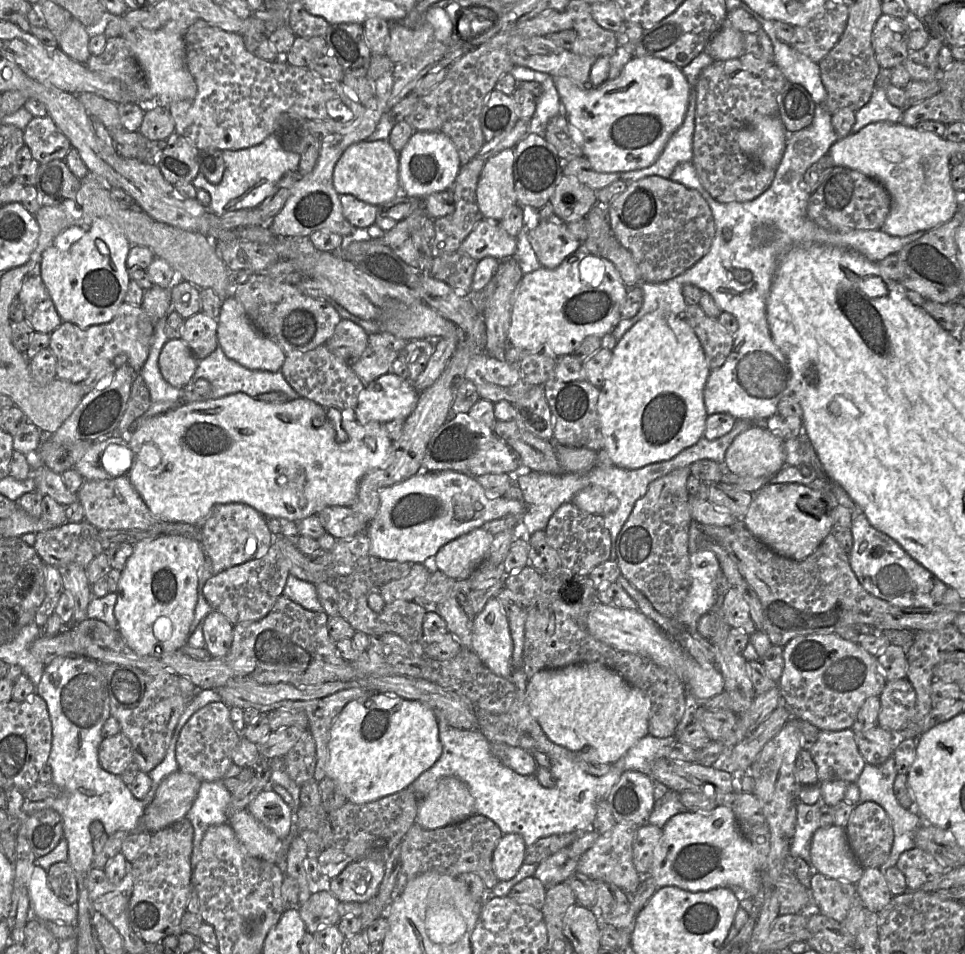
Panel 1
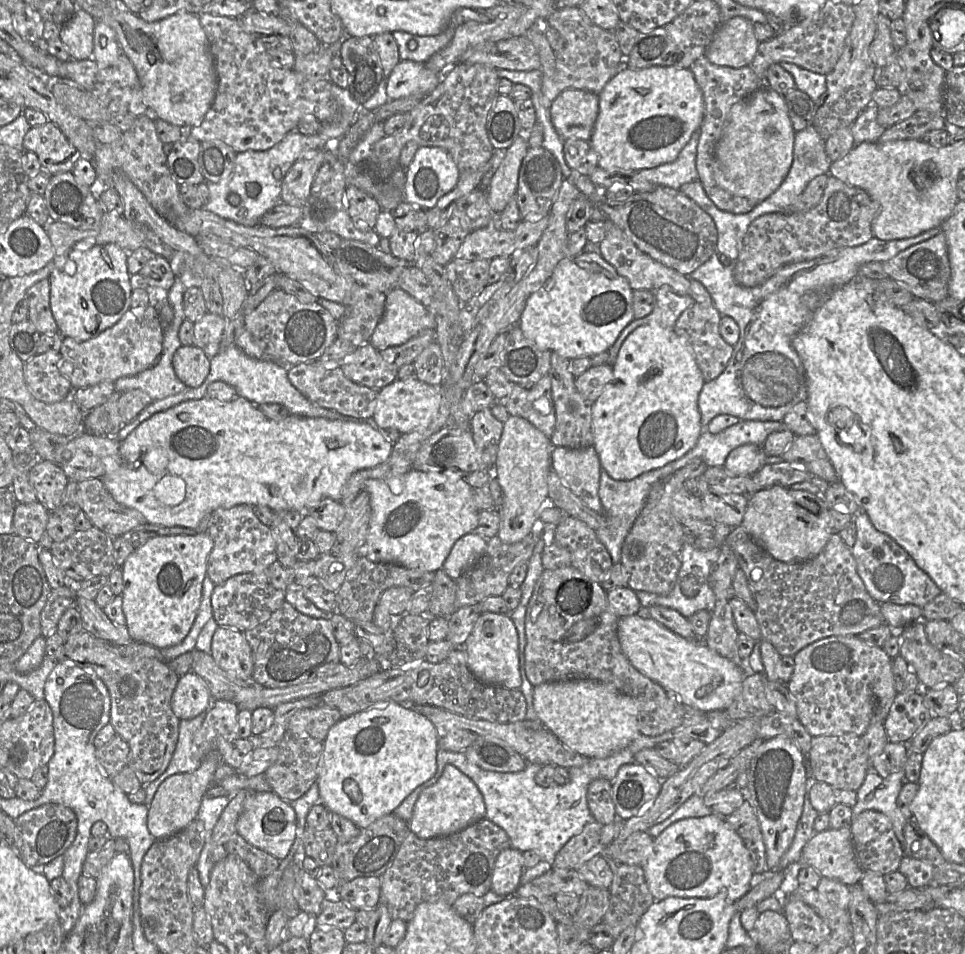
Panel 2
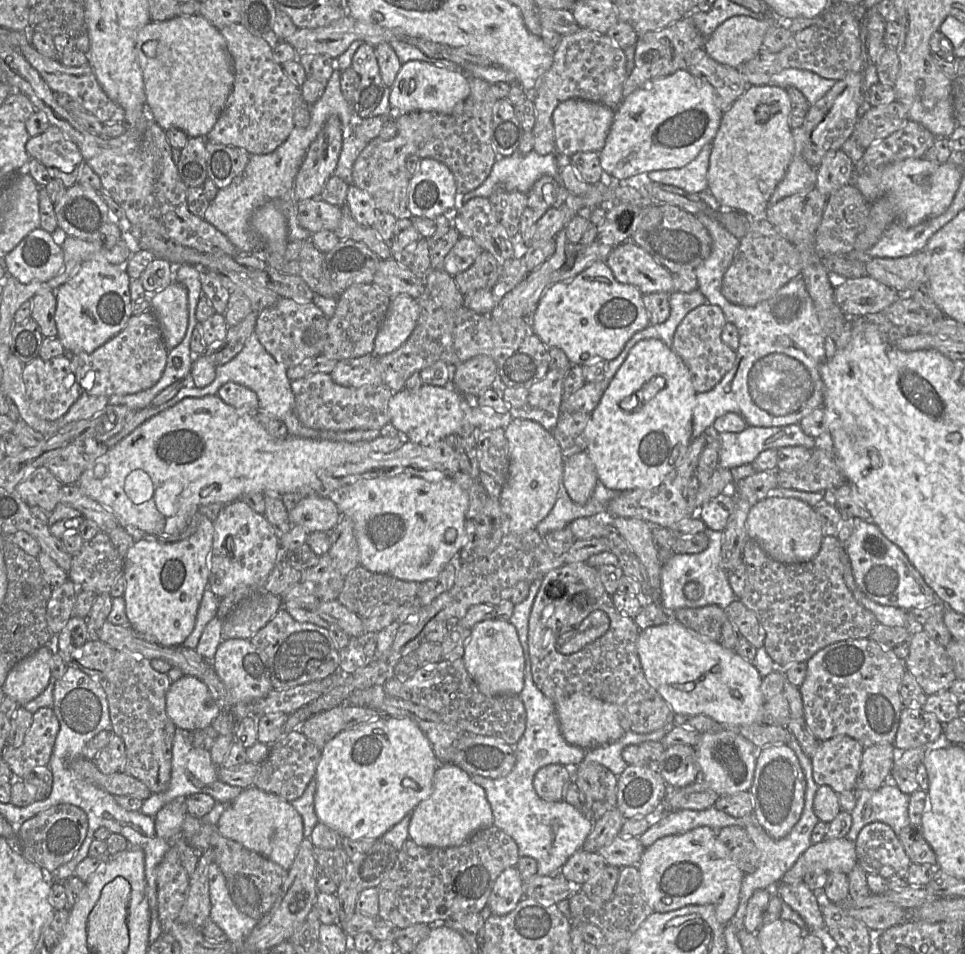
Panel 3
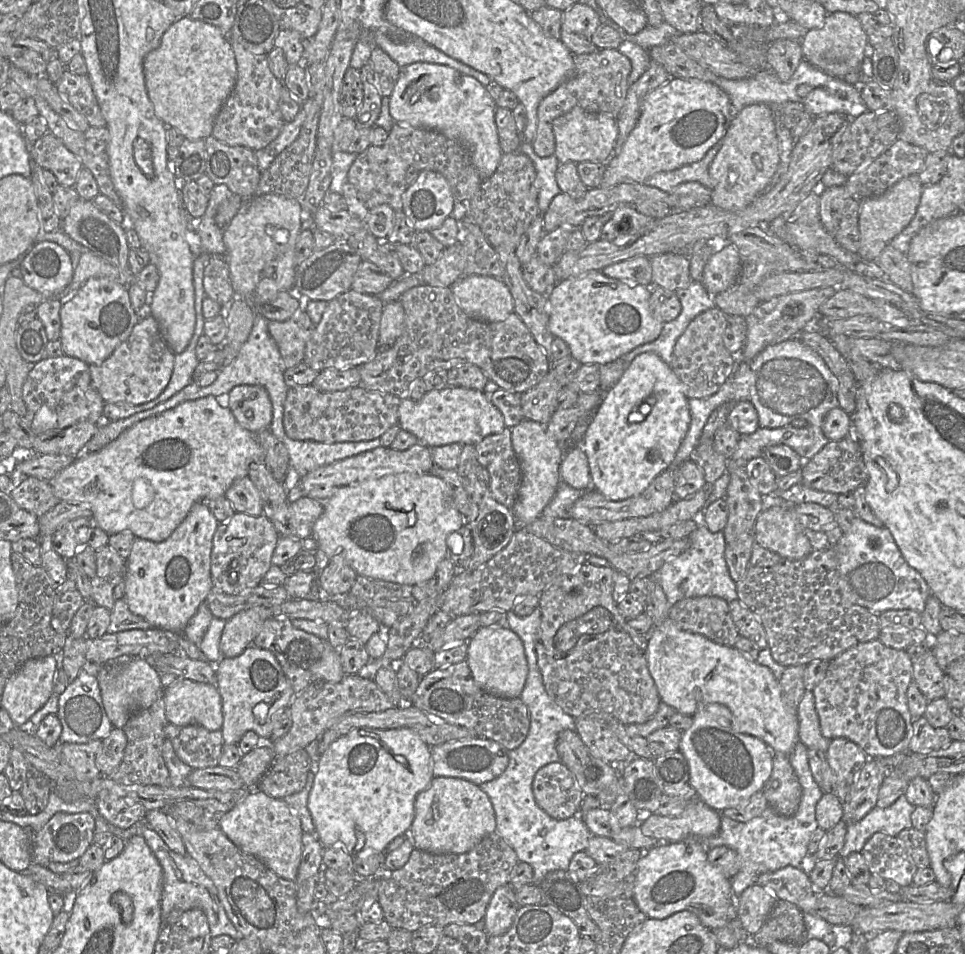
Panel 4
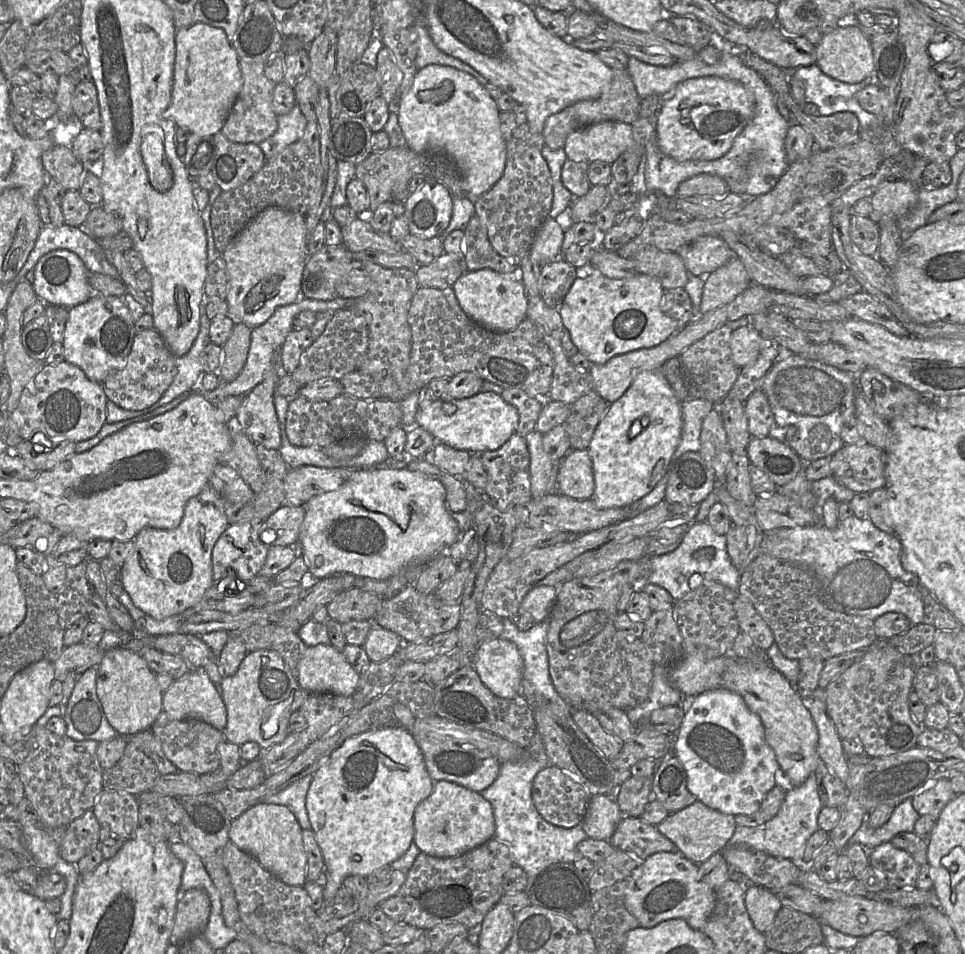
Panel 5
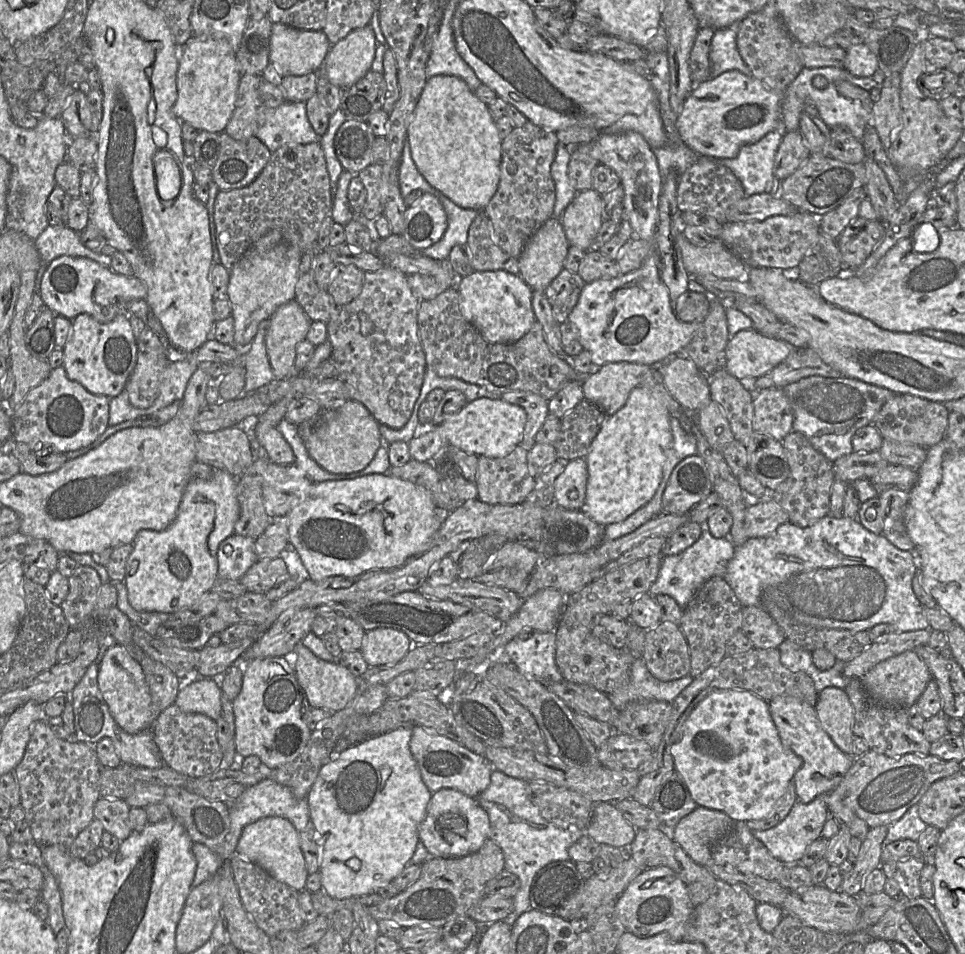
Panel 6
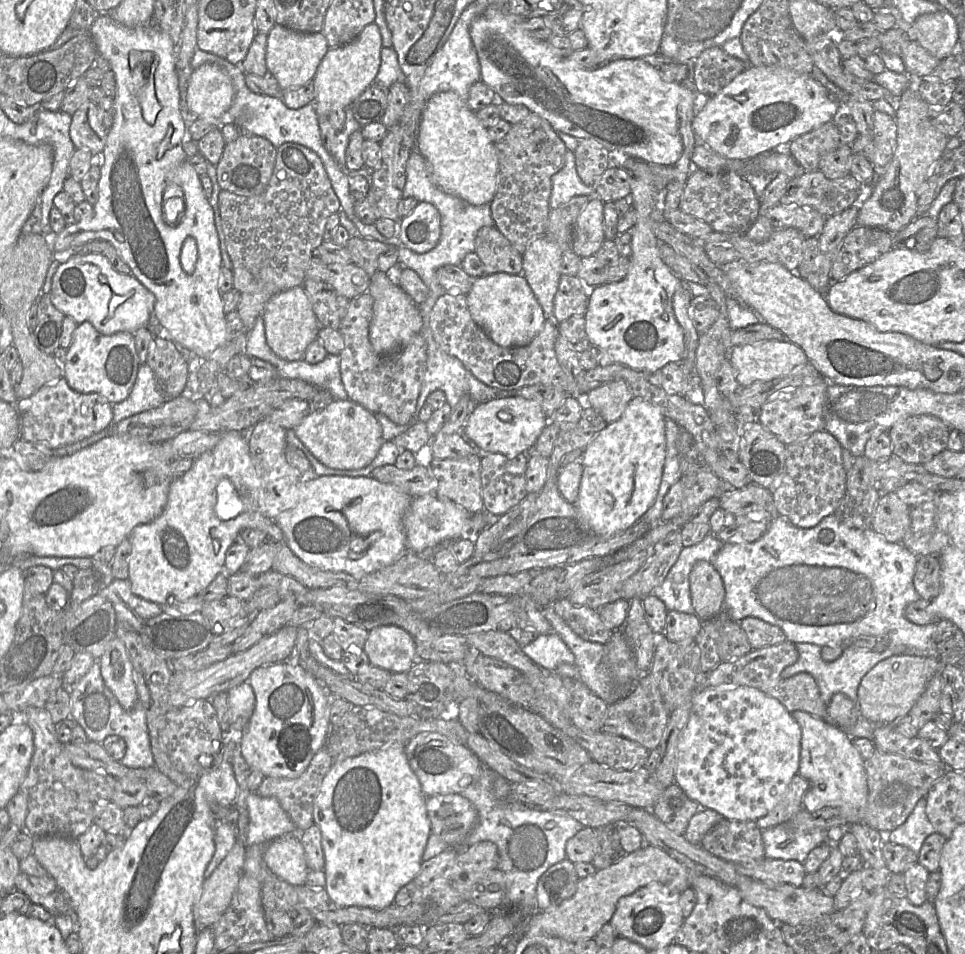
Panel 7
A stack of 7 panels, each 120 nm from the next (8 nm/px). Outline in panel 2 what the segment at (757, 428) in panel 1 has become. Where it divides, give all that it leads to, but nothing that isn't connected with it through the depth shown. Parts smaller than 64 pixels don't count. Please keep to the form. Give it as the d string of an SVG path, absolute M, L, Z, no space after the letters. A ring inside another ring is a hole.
M744 444L729 453L724 467L733 475L749 476L764 466L767 458L763 446Z

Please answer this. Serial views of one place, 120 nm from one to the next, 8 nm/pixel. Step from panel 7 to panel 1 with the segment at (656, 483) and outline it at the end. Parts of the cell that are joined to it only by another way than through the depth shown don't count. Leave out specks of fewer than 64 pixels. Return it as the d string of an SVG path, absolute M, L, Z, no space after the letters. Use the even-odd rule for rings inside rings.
M656 309L643 316L616 342L610 363L603 371L603 385L597 403L603 451L619 468L639 469L670 460L695 445L706 428L704 387L710 373L703 348L690 325L679 315Z

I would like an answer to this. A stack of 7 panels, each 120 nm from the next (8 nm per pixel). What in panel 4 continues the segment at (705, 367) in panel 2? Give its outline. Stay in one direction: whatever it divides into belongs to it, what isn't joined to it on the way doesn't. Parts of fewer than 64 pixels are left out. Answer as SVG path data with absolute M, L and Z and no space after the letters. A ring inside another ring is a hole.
M717 307L696 316L674 346L671 368L680 380L688 399L705 398L715 394L736 366L736 358L723 343L723 334L729 324L725 314Z

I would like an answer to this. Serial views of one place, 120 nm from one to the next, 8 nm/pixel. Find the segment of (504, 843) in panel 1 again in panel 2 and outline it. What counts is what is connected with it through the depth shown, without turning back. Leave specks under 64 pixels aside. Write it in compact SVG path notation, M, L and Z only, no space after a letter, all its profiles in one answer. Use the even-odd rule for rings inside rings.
M513 847L503 850L495 861L491 889L502 896L514 895L524 870L523 852Z

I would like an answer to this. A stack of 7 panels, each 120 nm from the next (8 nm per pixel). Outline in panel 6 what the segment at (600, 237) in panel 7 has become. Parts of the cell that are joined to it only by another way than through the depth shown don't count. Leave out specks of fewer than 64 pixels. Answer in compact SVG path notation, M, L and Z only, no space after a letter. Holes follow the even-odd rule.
M593 188L577 192L560 216L570 246L585 252L592 248L594 239L603 223L602 196Z

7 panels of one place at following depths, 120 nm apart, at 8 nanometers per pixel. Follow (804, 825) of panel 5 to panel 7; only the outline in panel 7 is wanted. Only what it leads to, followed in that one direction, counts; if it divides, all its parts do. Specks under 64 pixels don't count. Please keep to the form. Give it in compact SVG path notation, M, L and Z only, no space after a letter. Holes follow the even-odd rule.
M788 821L762 830L761 836L766 858L796 860L802 864L812 849L828 841L825 830L796 834Z

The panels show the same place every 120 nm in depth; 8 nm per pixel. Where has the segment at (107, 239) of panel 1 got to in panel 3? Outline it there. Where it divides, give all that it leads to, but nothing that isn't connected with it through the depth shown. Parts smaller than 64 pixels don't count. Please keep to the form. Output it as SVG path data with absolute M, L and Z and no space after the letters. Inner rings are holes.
M90 259L70 280L56 289L57 338L63 345L66 354L80 352L90 354L125 328L133 315L133 302L130 298L129 285L130 277L125 270L125 265L113 265L105 259Z

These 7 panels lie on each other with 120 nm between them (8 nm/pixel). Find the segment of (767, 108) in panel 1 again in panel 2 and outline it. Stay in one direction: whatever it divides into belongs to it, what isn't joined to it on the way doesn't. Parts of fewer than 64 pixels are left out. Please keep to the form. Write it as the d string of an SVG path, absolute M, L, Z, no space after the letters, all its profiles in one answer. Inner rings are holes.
M705 55L696 60L689 69L703 93L704 100L704 116L698 130L699 141L696 154L696 169L699 182L702 184L707 196L720 210L733 214L748 213L756 205L755 202L733 195L718 186L714 177L714 152L732 106L765 86L765 82L755 74L750 66L742 68L719 66L711 63Z

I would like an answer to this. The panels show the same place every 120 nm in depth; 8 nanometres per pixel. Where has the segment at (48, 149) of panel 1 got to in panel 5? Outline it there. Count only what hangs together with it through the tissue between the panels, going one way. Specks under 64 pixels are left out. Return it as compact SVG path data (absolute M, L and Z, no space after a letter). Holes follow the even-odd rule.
M54 145L42 154L42 163L48 177L68 190L79 190L87 167L76 158L70 147Z

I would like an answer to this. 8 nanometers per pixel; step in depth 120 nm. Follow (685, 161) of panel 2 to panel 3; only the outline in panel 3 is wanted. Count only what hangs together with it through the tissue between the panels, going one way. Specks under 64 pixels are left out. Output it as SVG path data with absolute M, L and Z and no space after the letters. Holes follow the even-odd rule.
M712 144L703 146L697 157L682 168L659 170L646 173L655 183L671 185L687 194L700 194L708 189L707 173Z

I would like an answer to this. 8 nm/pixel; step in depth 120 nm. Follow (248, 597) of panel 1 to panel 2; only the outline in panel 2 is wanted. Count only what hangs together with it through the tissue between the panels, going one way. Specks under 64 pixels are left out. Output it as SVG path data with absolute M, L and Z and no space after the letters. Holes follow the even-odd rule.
M276 560L260 573L243 573L230 577L213 589L211 606L213 619L219 626L240 632L254 628L267 621L285 601L287 570Z

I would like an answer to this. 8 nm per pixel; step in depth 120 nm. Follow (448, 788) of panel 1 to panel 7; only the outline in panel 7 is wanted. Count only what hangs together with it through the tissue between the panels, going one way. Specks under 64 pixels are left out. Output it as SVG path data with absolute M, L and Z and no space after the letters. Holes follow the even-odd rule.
M460 794L429 797L426 810L431 833L450 847L458 847L464 843L478 819L475 807Z

